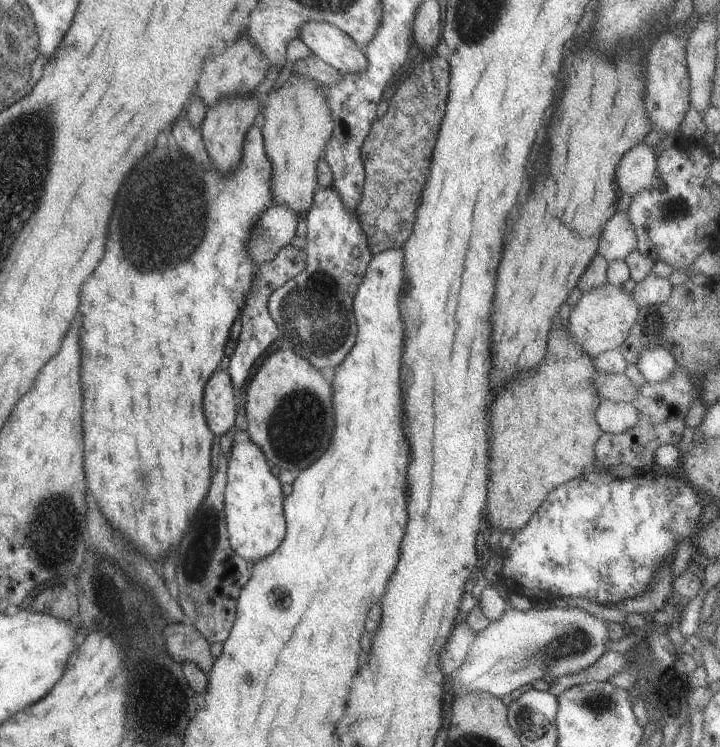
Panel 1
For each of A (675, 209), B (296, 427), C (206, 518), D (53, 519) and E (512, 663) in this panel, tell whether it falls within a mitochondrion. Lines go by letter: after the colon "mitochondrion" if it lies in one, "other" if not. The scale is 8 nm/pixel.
A: mitochondrion
B: mitochondrion
C: mitochondrion
D: mitochondrion
E: mitochondrion

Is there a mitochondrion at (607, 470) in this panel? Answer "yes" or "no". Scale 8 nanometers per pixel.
no

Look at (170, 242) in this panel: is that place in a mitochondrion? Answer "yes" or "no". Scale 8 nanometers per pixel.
yes

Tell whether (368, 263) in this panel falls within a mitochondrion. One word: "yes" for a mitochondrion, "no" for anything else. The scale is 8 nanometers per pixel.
no

